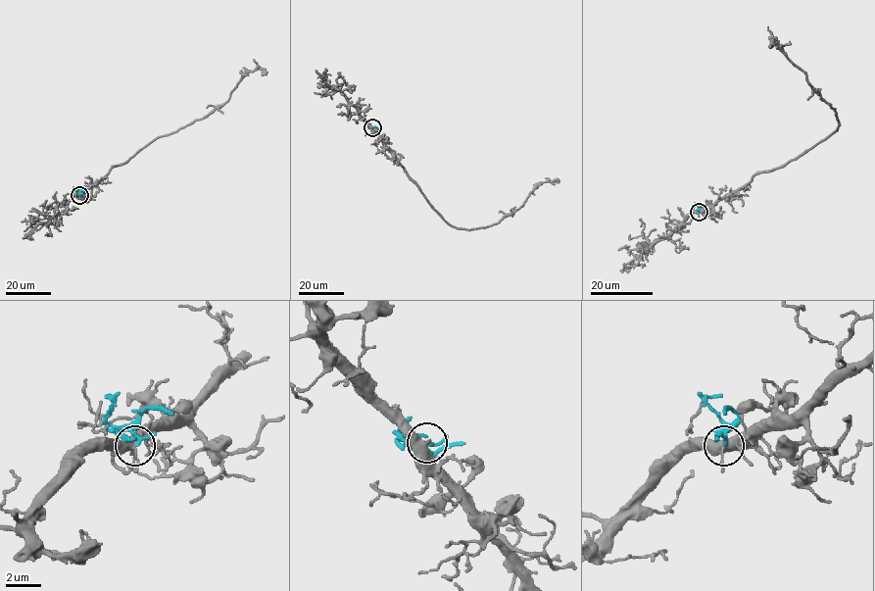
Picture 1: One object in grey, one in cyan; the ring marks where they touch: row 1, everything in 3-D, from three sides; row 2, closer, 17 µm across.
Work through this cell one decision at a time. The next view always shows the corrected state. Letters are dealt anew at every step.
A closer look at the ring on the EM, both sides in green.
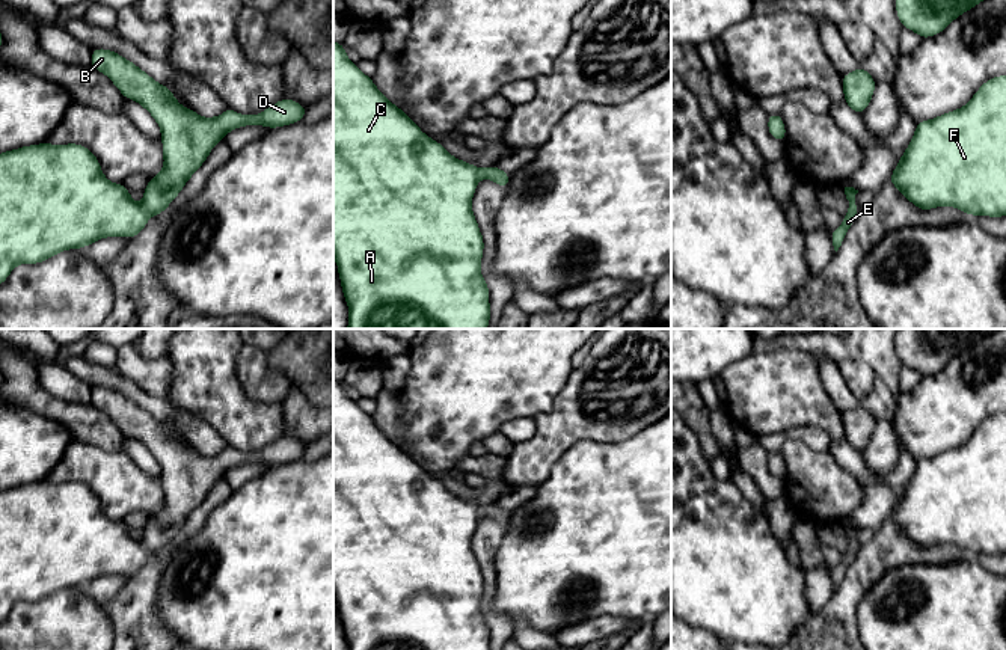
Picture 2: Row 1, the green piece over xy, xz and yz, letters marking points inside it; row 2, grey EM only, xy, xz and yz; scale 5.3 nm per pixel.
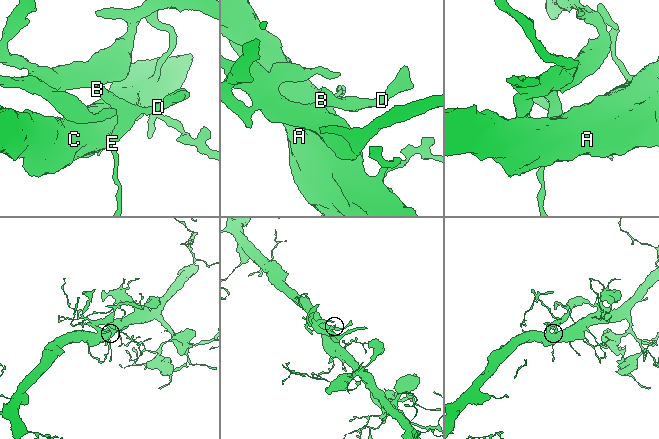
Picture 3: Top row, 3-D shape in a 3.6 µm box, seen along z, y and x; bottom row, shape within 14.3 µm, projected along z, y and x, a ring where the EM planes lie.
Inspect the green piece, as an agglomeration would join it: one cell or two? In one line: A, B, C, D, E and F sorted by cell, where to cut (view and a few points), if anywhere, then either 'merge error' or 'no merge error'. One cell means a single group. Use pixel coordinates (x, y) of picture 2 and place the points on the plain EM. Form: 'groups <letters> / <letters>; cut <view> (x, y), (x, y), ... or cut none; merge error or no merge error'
groups A B C D E F; cut none; no merge error

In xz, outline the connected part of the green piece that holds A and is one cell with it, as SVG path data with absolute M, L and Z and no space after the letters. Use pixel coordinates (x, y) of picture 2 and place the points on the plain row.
M333 379L333 597L338 602L338 612L341 618L341 626L344 636L348 644L348 650L490 650L489 639L489 621L481 614L481 597L484 590L484 576L481 573L480 564L472 549L472 535L477 528L477 522L483 517L492 517L504 528L510 522L510 511L501 508L496 502L489 505L477 505L468 499L459 498L451 493L437 478L430 477L422 468L406 452L398 443L391 440L374 422L370 413L365 413L356 401L353 401L347 392L345 385Z

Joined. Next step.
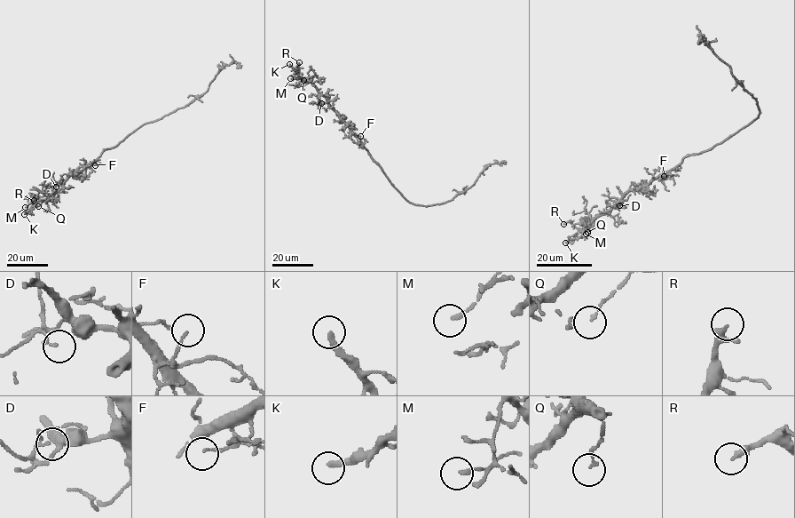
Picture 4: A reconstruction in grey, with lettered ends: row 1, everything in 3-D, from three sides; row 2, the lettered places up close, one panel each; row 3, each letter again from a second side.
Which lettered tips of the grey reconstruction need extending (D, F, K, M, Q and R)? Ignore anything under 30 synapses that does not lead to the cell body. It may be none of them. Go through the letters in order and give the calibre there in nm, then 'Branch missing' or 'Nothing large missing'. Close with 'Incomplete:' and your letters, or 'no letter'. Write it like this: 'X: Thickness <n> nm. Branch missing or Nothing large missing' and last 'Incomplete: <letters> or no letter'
D: Thickness 100 nm. Nothing large missing
F: Thickness 110 nm. Nothing large missing
K: Thickness 260 nm. Branch missing
M: Thickness 170 nm. Nothing large missing
Q: Thickness 120 nm. Nothing large missing
R: Thickness 220 nm. Nothing large missing
Incomplete: K

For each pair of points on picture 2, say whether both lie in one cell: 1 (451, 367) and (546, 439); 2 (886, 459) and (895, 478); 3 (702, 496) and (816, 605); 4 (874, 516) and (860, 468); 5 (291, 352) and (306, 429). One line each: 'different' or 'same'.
1: different
2: different
3: different
4: same
5: same

